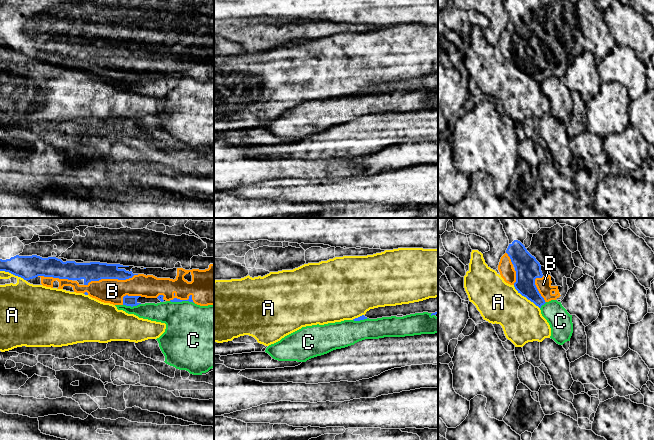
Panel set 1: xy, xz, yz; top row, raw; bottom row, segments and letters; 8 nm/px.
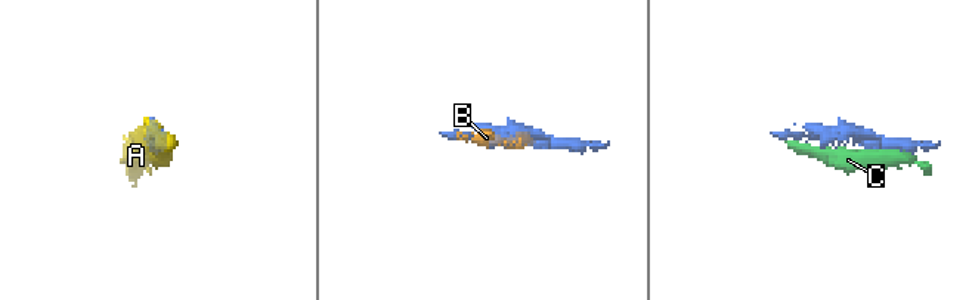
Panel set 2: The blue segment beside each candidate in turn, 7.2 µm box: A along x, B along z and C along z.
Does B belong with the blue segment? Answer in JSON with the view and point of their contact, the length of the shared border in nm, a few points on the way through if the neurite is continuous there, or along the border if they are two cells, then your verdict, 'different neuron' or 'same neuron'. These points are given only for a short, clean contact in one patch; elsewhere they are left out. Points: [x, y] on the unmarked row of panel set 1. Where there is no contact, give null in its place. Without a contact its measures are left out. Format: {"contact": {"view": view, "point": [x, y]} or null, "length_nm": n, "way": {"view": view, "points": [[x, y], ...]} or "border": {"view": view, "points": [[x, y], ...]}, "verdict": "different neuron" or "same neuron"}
{"contact": {"view": "xy", "point": [111, 54]}, "length_nm": 440, "verdict": "same neuron"}

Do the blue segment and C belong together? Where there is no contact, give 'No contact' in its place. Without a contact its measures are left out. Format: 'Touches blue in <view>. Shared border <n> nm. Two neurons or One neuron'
Touches blue in xy. Shared border 190 nm. Two neurons

